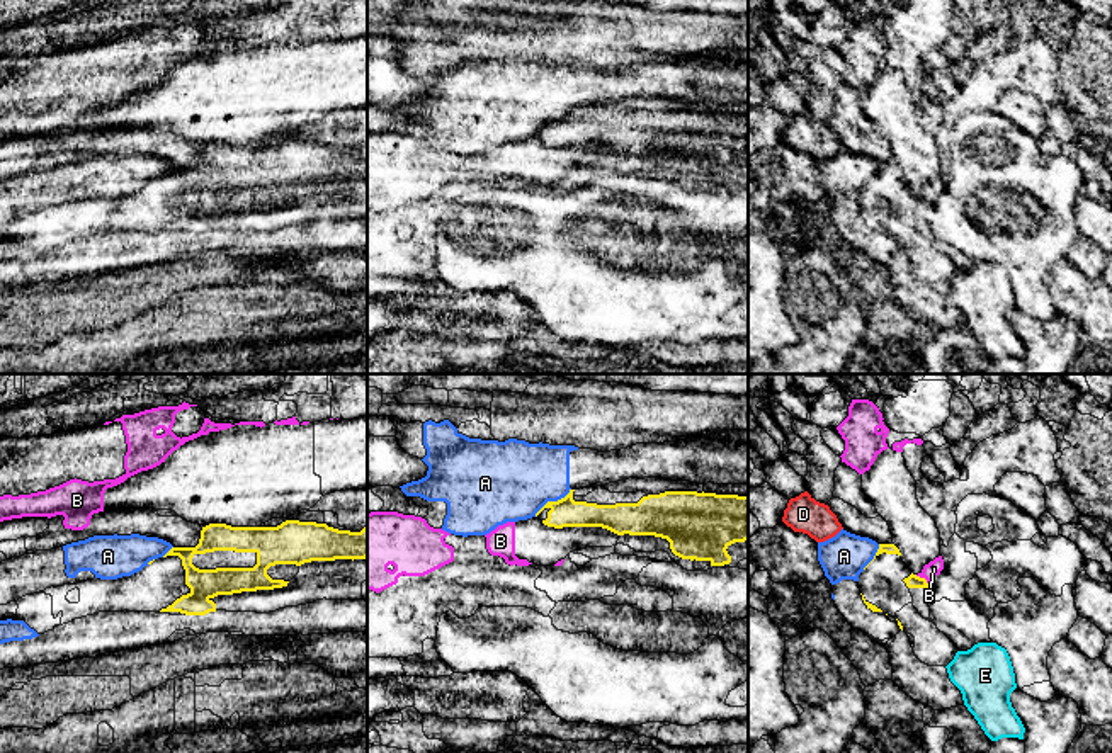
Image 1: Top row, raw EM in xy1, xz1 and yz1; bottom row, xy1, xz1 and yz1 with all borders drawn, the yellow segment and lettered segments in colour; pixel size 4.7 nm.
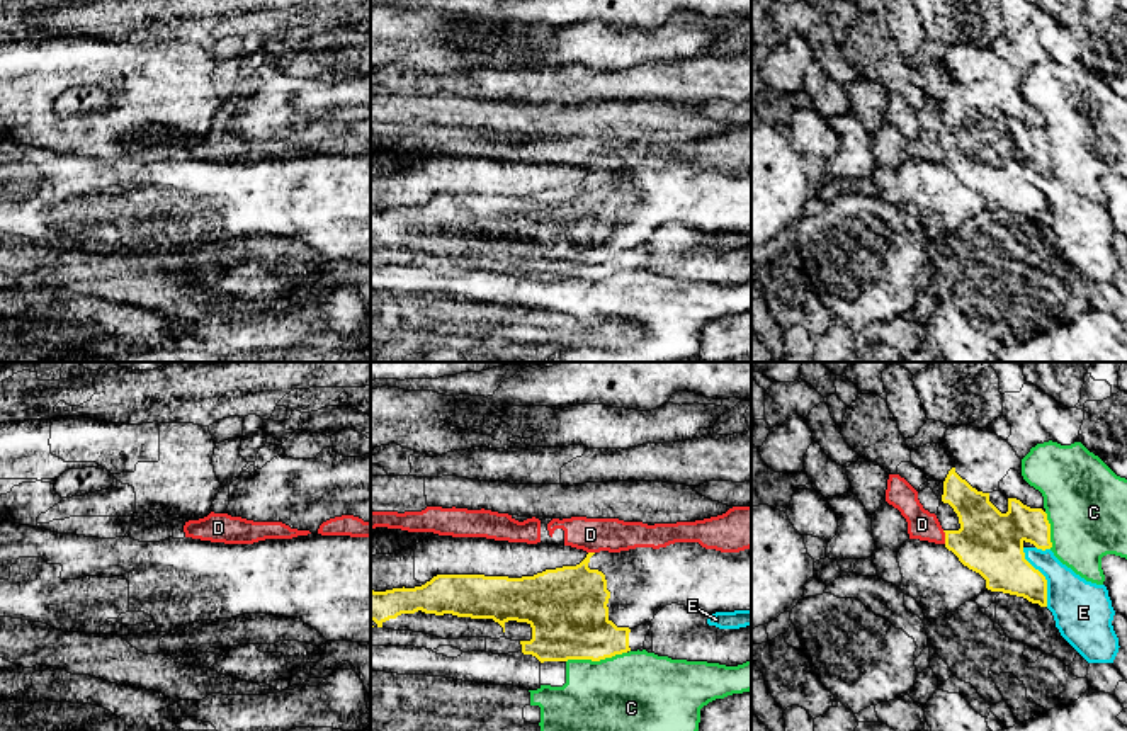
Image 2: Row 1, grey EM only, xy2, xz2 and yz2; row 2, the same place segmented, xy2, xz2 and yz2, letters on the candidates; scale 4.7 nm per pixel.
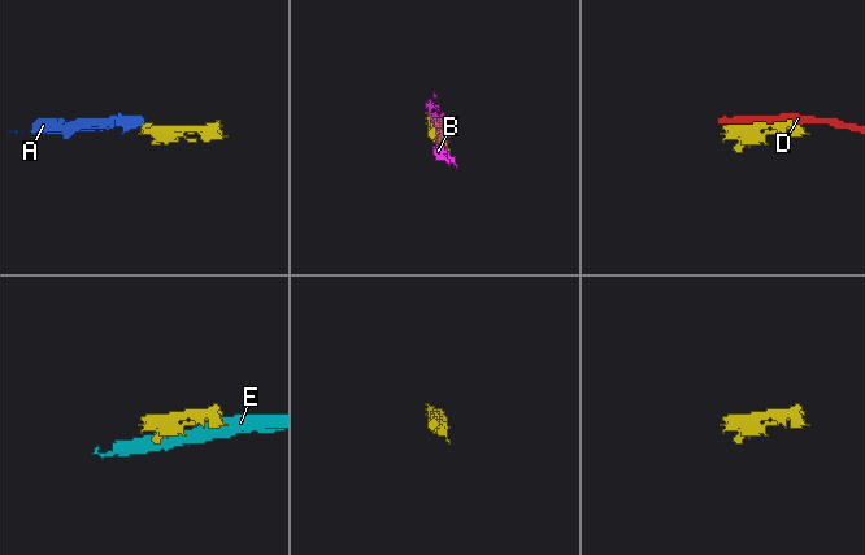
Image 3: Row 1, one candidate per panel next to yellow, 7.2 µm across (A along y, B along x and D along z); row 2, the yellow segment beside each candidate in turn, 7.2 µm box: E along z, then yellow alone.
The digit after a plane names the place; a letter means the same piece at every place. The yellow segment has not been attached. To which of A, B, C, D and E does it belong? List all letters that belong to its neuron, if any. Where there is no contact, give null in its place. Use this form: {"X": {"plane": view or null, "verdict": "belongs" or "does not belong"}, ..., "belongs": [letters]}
{"A": {"plane": "xz1", "verdict": "does not belong"}, "B": {"plane": "yz1", "verdict": "does not belong"}, "C": {"plane": "xz2", "verdict": "does not belong"}, "D": {"plane": "yz2", "verdict": "does not belong"}, "E": {"plane": "yz2", "verdict": "does not belong"}, "belongs": []}

